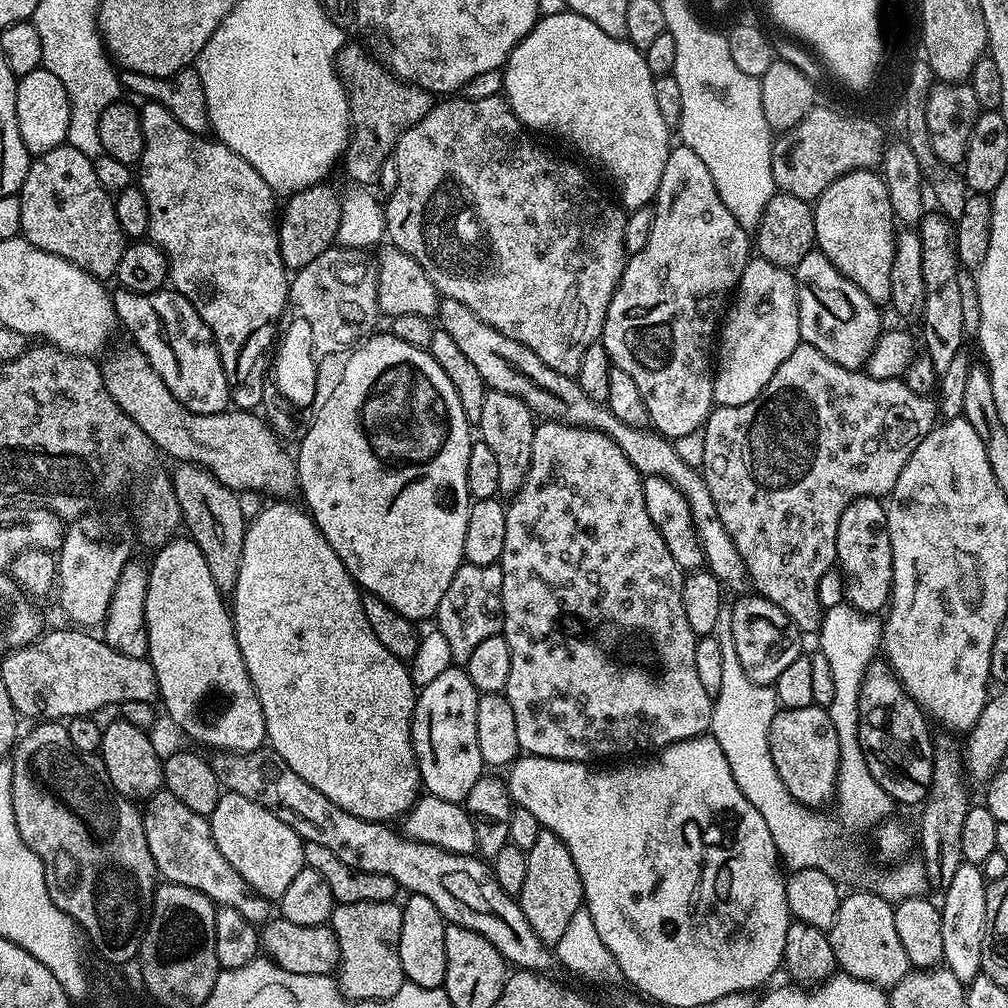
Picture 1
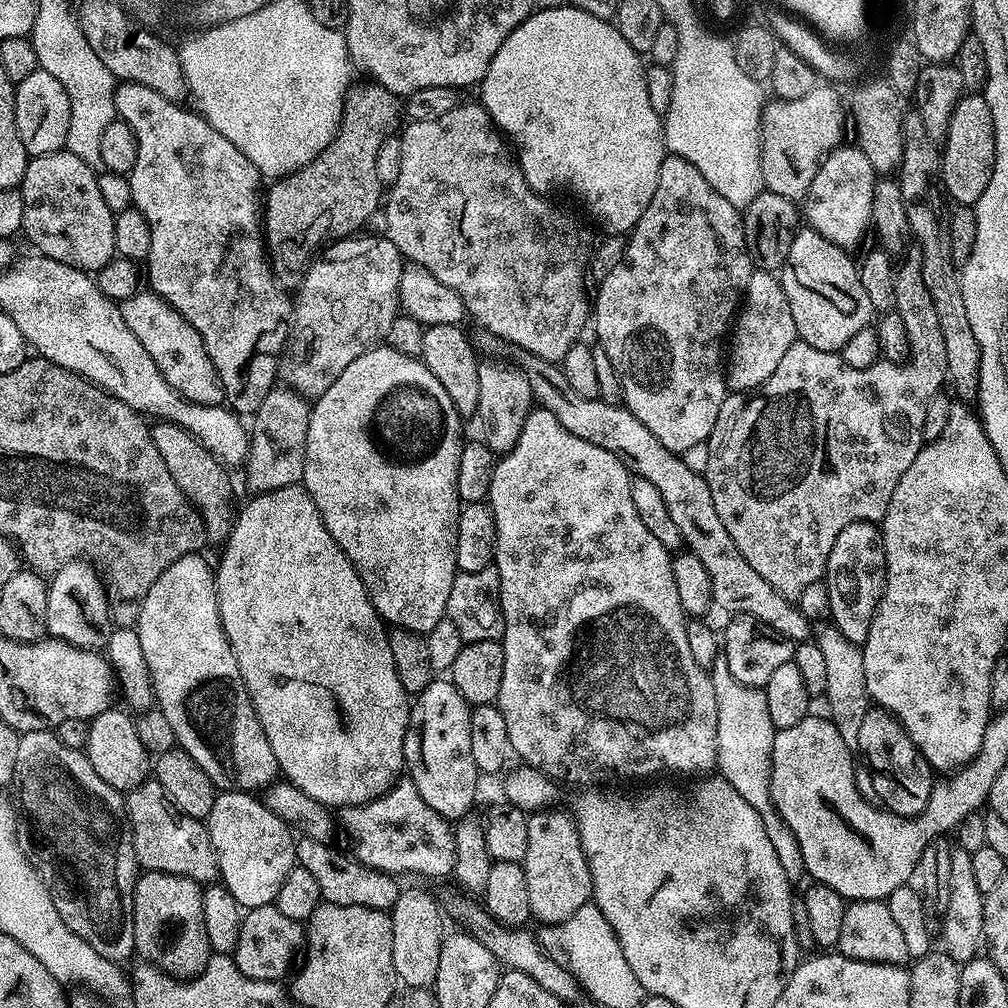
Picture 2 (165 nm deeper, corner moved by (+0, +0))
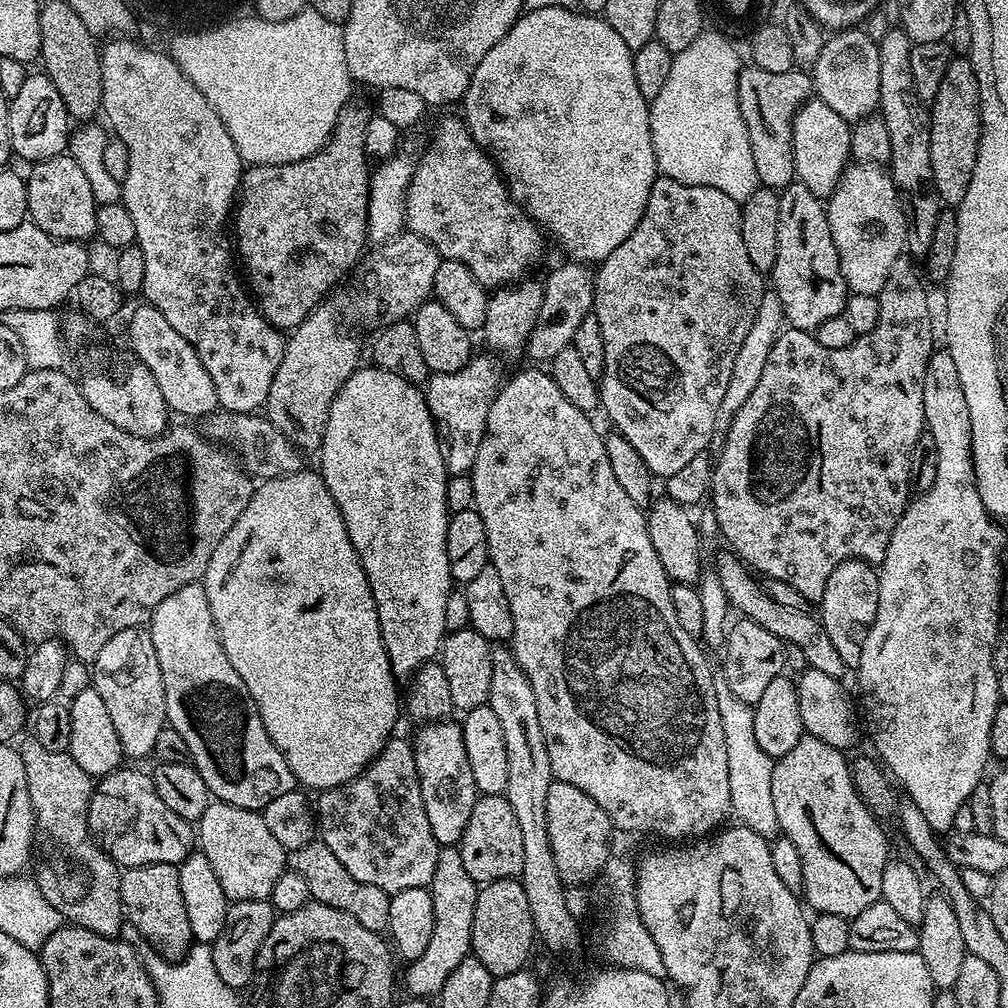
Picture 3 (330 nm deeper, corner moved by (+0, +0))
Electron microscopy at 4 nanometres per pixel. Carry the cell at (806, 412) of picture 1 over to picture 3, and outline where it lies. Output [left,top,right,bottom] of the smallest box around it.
[710,254,934,602]

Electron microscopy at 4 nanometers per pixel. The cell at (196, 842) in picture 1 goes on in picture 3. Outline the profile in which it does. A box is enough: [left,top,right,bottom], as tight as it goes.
[88,766,194,869]

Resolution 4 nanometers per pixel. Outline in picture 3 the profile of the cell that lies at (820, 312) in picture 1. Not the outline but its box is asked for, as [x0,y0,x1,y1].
[770,180,848,332]

